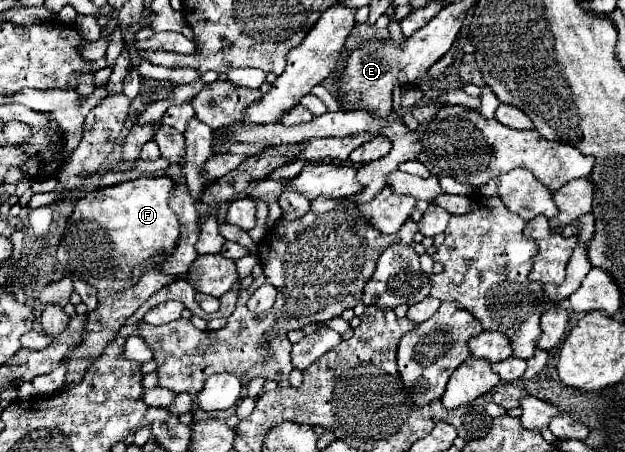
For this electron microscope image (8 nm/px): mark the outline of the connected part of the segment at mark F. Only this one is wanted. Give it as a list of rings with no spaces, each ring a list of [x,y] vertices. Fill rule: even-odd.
[[[138,177],[138,179],[130,179],[112,187],[102,187],[102,189],[94,189],[90,193],[84,195],[84,199],[76,201],[74,205],[74,213],[70,217],[70,229],[66,229],[62,243],[58,247],[58,261],[62,263],[62,267],[74,277],[74,279],[84,279],[86,283],[98,287],[98,307],[94,311],[88,313],[86,319],[86,333],[82,337],[82,343],[76,345],[76,349],[72,349],[68,353],[68,365],[66,365],[66,387],[72,387],[72,383],[80,383],[80,379],[84,379],[84,371],[86,367],[90,367],[92,359],[96,359],[96,355],[104,353],[104,347],[116,337],[116,333],[120,331],[120,327],[124,325],[124,321],[156,291],[160,291],[162,287],[166,287],[168,283],[175,280],[173,276],[164,275],[160,271],[162,264],[153,266],[146,270],[138,280],[138,283],[132,283],[132,269],[142,263],[148,261],[152,255],[166,251],[170,253],[172,247],[176,245],[178,237],[180,237],[180,225],[178,225],[178,217],[176,213],[168,207],[168,199],[172,195],[172,181],[168,177]]]

